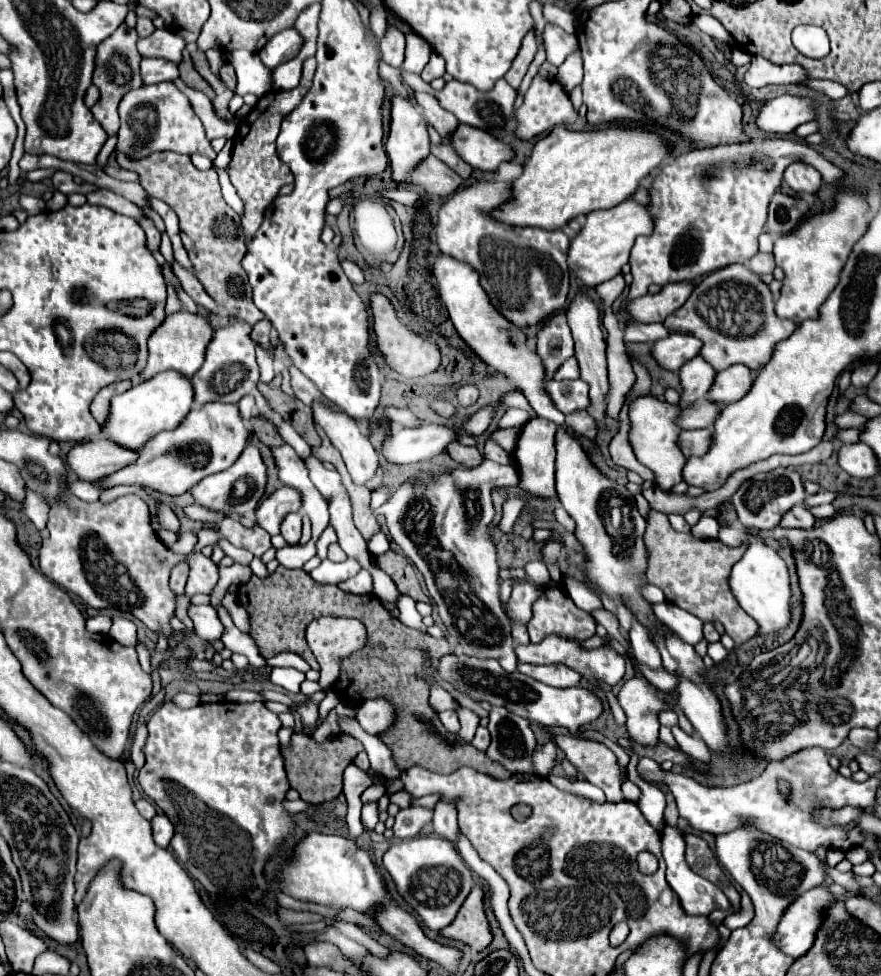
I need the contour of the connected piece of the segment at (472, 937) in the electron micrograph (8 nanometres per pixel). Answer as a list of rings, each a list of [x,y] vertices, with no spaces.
[[[480,882],[474,886],[470,896],[466,898],[456,920],[440,932],[448,938],[454,938],[454,940],[466,942],[478,950],[484,950],[492,942],[490,924],[488,924],[488,918],[484,912],[484,896],[486,896],[486,888]]]

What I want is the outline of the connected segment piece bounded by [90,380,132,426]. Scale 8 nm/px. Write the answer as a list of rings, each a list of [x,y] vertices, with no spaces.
[[[120,380],[120,382],[114,382],[114,384],[102,388],[102,390],[96,394],[96,398],[94,398],[92,406],[90,406],[90,412],[92,412],[92,416],[96,418],[96,422],[98,422],[100,426],[106,424],[106,416],[110,414],[110,400],[112,400],[112,396],[126,392],[130,386],[132,386],[130,380]]]

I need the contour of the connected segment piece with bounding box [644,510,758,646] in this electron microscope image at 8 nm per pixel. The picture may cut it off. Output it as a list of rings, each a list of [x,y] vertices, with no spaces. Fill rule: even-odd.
[[[656,510],[650,512],[644,540],[648,550],[646,580],[656,584],[668,602],[698,616],[702,622],[722,622],[736,646],[748,642],[758,632],[758,624],[738,608],[738,600],[734,600],[728,584],[730,568],[744,554],[744,546],[730,548],[720,540],[698,540],[690,532],[674,532],[668,516]]]

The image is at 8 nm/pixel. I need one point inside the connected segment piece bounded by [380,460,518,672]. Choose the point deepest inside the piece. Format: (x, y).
(443, 528)

